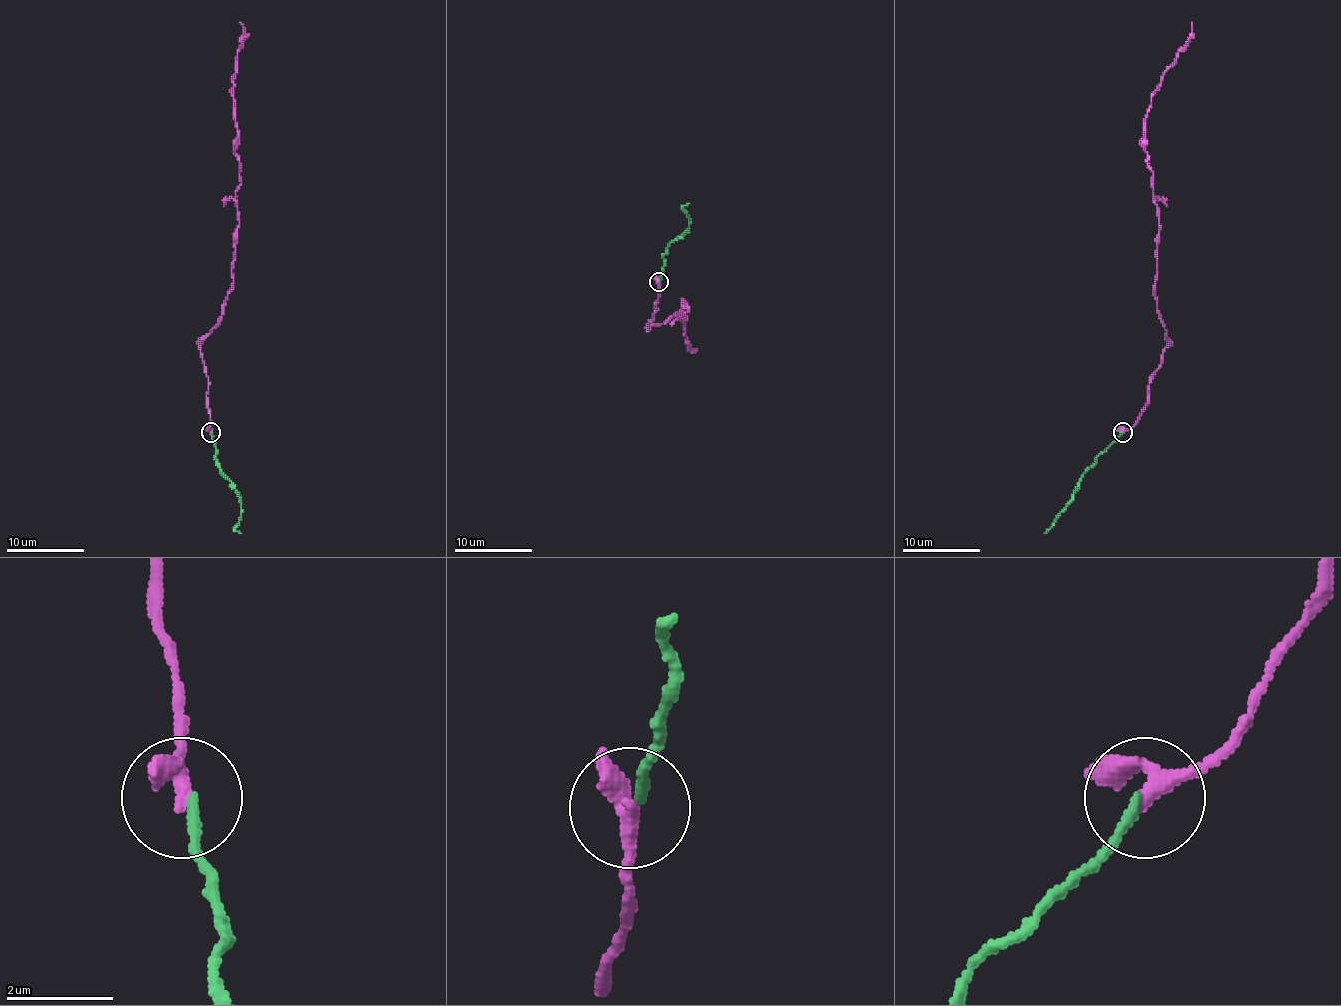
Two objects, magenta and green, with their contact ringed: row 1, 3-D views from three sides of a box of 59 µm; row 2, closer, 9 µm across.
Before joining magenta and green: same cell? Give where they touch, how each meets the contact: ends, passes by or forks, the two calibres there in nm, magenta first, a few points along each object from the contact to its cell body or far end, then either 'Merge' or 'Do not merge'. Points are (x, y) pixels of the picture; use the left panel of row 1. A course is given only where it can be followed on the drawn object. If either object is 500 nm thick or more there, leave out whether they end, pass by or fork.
Place: (210, 432). At the ring magenta passes by. At the ring green ends. Thickness 260 nm (magenta) against 170 nm. Course of magenta: (210, 432), (200, 345), (233, 281), (239, 22). Course of green: (212, 432), (220, 471), (231, 483), (241, 502), (241, 518), (235, 529), (241, 533). Merge

